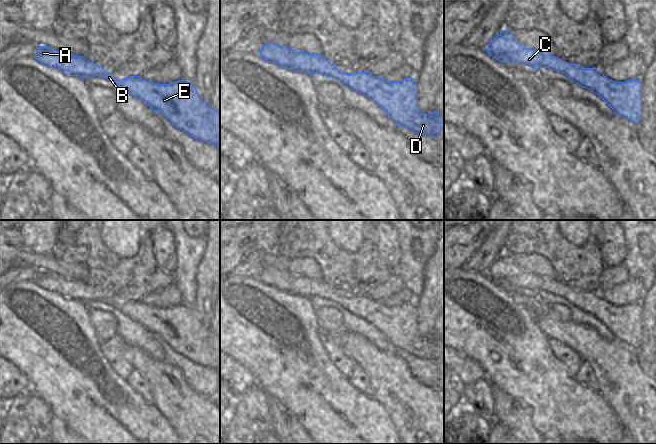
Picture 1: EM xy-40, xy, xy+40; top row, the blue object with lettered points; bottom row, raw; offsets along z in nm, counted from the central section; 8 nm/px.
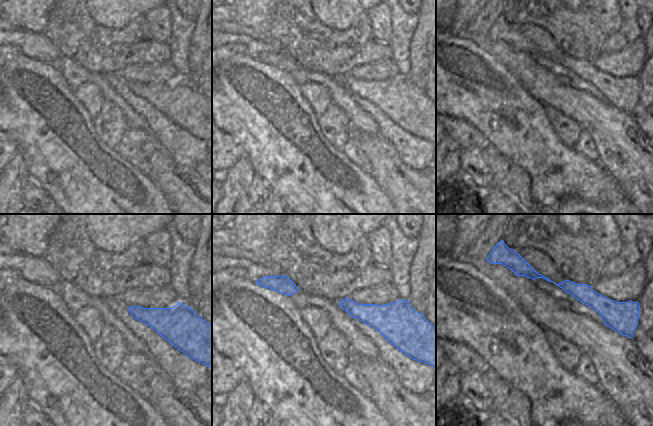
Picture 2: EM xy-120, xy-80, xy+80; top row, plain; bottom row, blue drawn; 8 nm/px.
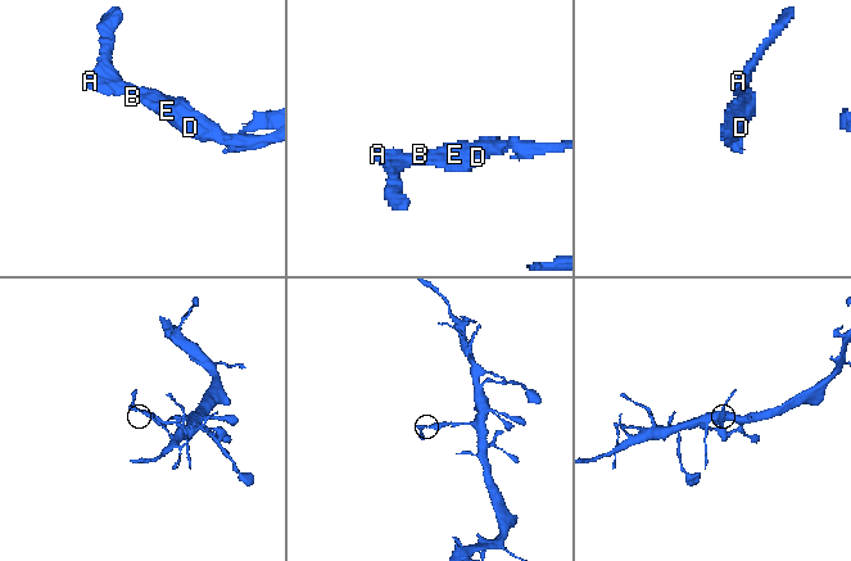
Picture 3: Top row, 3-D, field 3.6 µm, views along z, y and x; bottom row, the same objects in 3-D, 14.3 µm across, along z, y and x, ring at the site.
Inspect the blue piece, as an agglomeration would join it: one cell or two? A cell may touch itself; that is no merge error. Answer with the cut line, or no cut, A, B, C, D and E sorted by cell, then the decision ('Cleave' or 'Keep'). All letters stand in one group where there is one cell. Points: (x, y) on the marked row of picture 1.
No split. Groups: A B C D E. Keep.

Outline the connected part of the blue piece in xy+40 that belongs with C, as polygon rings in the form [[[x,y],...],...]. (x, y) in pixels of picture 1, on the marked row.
[[[503,30],[485,49],[490,56],[511,64],[525,64],[535,70],[549,68],[565,74],[571,81],[597,94],[613,111],[636,126],[642,117],[642,80],[615,82],[596,68],[569,64],[527,48],[517,42],[512,32]]]

